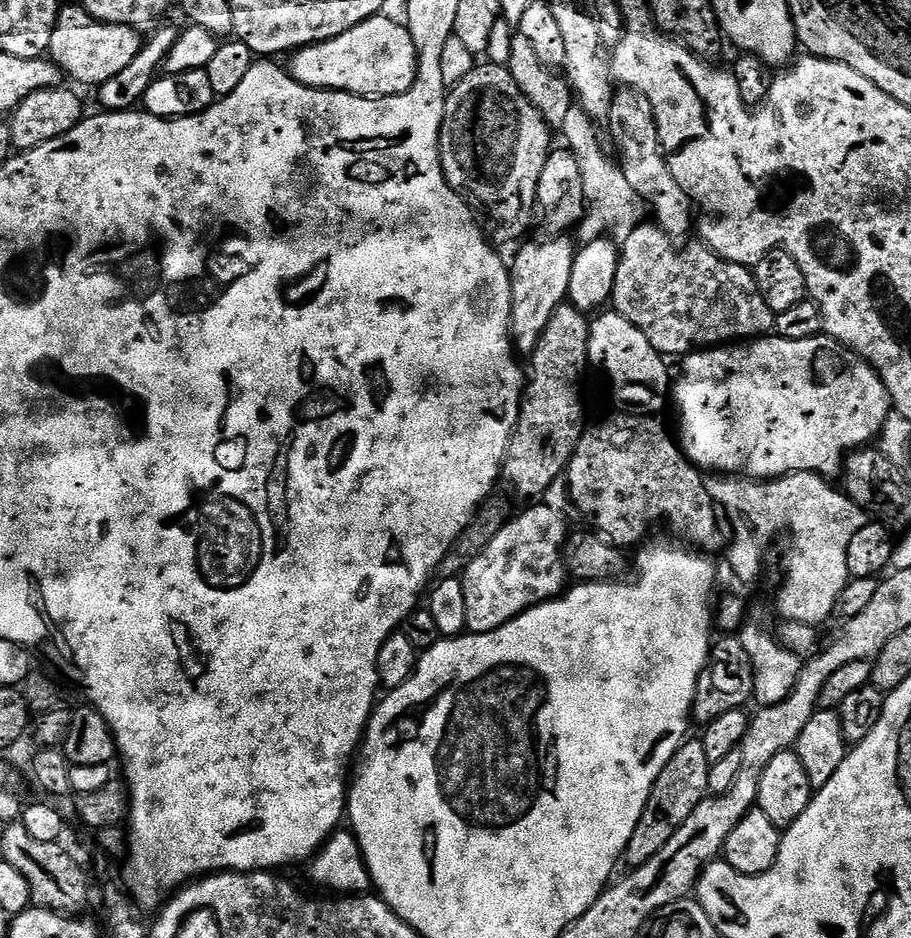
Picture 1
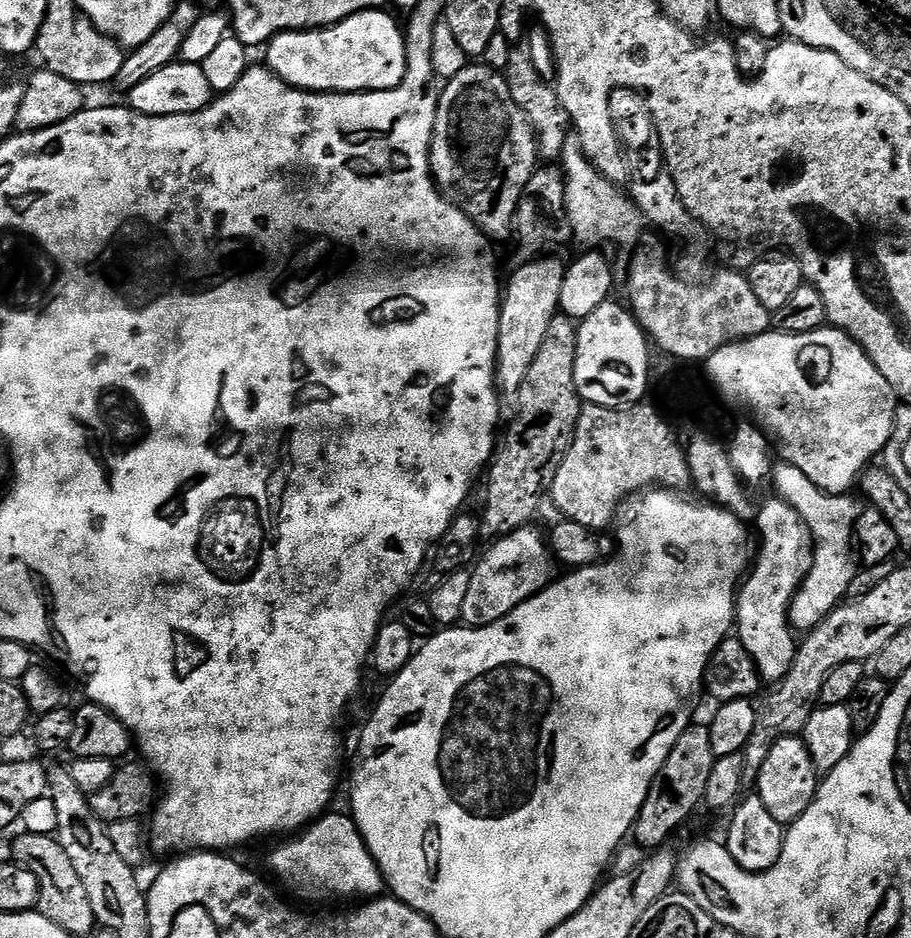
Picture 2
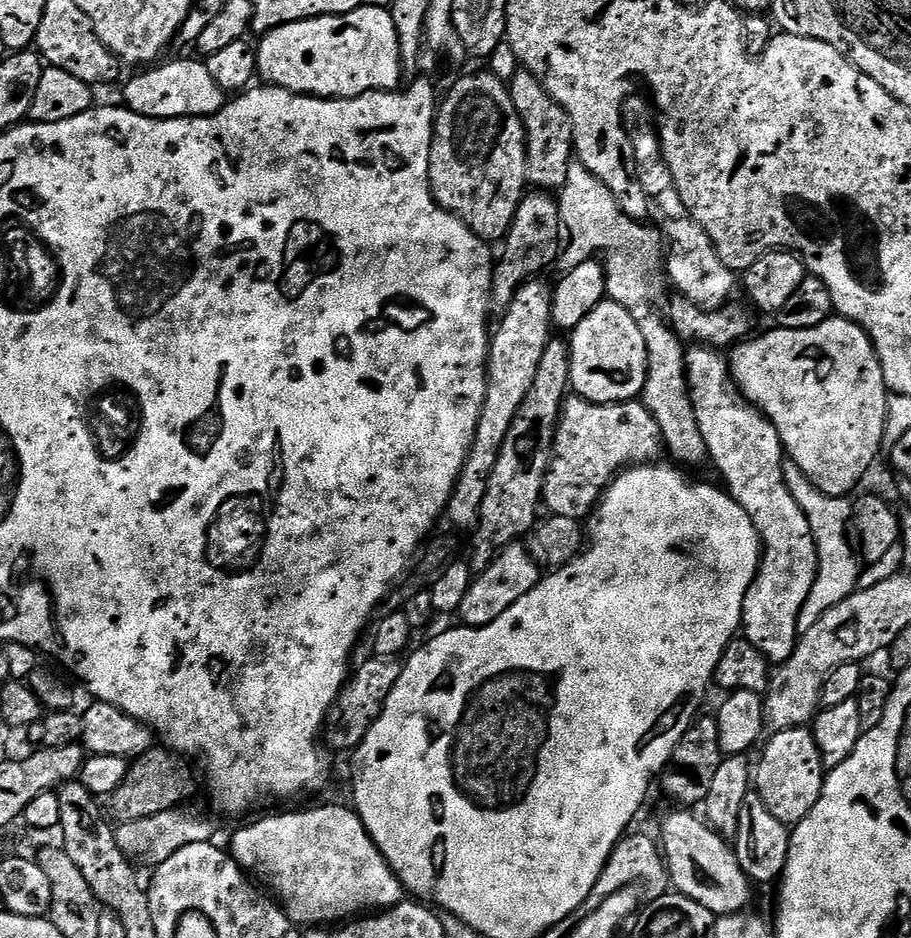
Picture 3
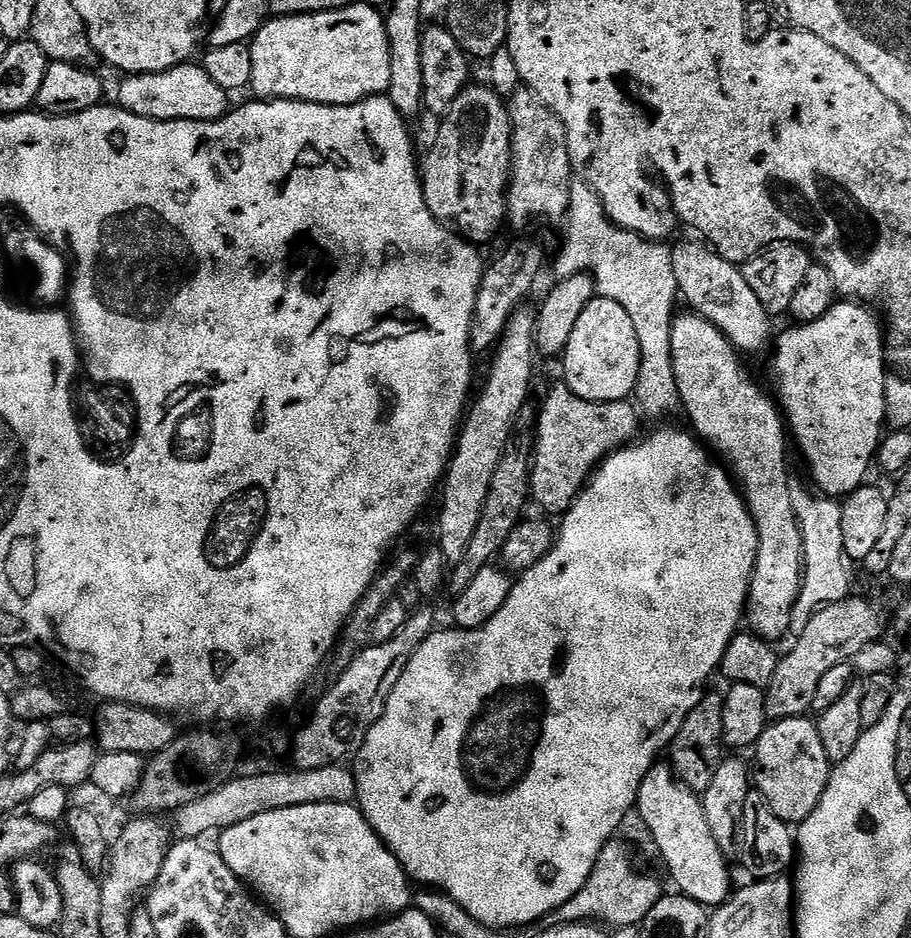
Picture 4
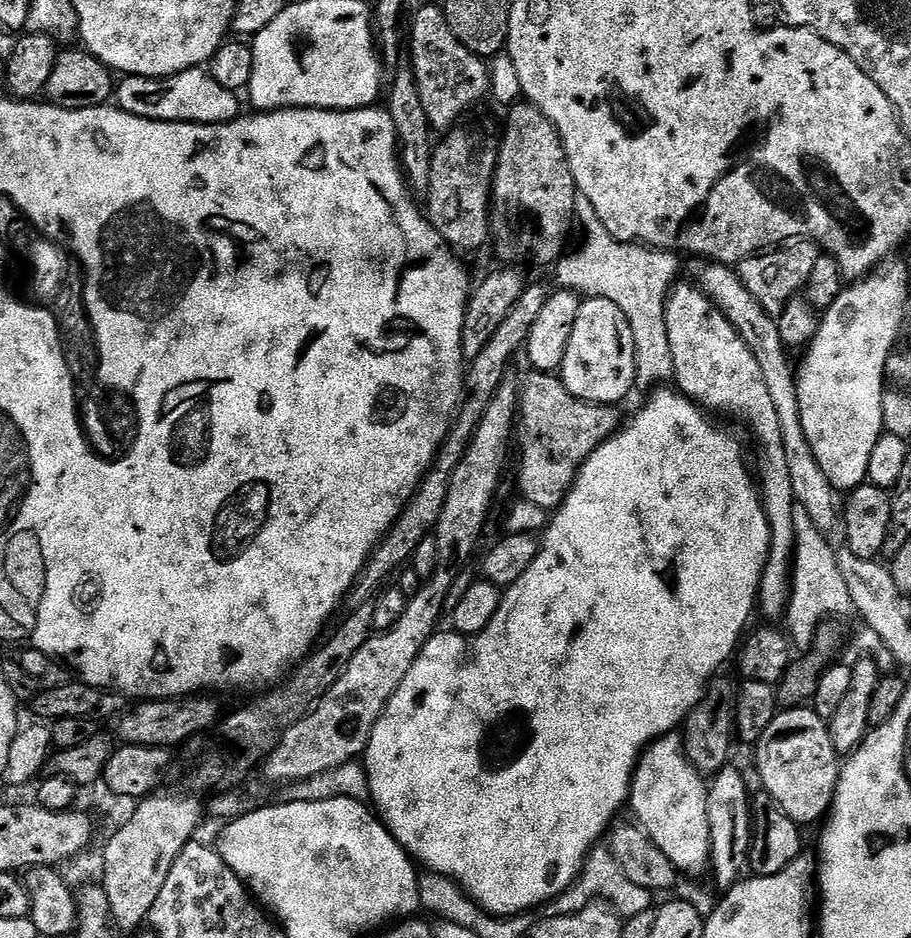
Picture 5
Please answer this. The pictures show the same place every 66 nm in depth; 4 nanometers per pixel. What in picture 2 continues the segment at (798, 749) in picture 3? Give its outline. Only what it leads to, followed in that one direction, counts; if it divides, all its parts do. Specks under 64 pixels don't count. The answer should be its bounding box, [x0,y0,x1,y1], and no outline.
[754,736,821,826]

